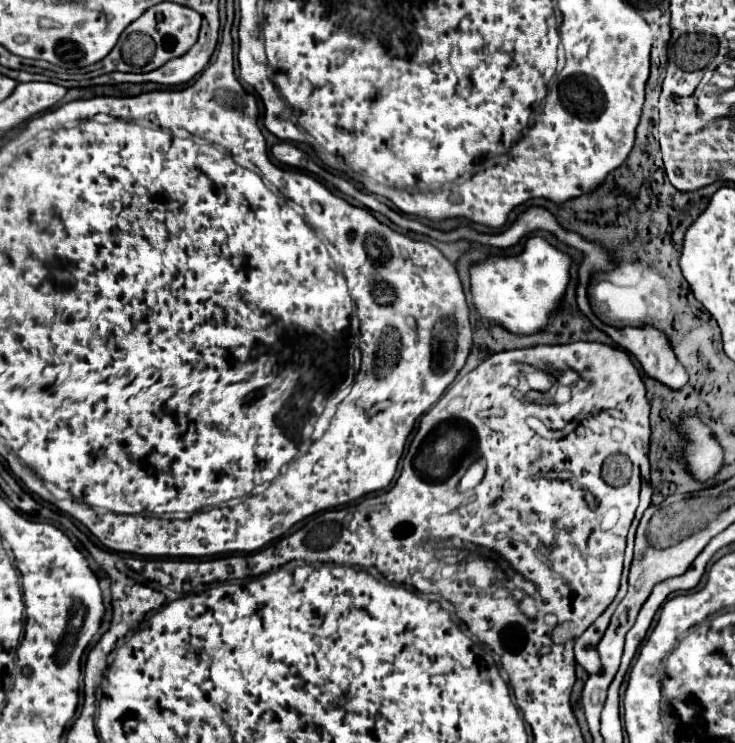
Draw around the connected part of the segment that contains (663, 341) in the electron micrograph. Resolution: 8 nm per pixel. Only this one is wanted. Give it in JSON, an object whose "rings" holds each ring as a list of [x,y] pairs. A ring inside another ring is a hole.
{"rings":[[[601,319],[593,321],[597,325],[597,329],[605,331],[621,349],[625,349],[627,353],[635,355],[639,359],[639,363],[643,365],[645,373],[661,383],[665,383],[667,387],[671,389],[679,389],[681,385],[687,383],[689,375],[687,375],[687,369],[681,365],[681,361],[677,359],[675,351],[673,351],[673,345],[671,345],[671,339],[667,337],[667,333],[655,329],[653,325],[643,325],[643,327],[623,327],[623,329],[617,329],[617,327],[611,327],[607,323],[603,323]]]}

